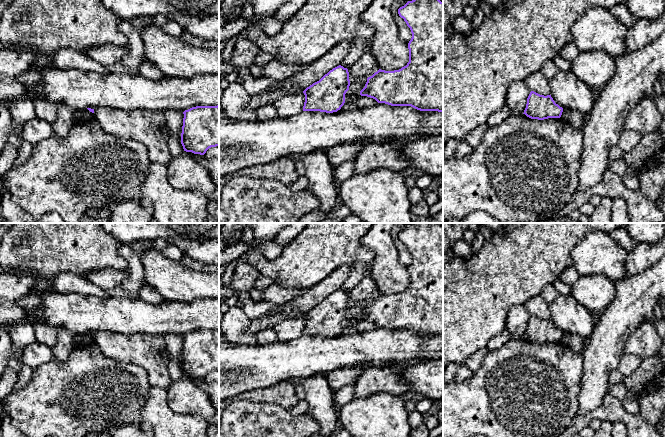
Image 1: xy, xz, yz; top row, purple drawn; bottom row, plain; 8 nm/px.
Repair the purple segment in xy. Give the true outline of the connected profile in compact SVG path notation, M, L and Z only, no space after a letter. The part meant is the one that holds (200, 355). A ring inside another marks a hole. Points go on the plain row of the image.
M219 329L192 331L183 338L184 375L204 379L209 372L219 370Z

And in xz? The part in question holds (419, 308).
M413 223L398 233L410 252L409 286L399 294L379 293L367 302L361 320L391 330L411 330L420 335L443 336L443 226L439 223Z

